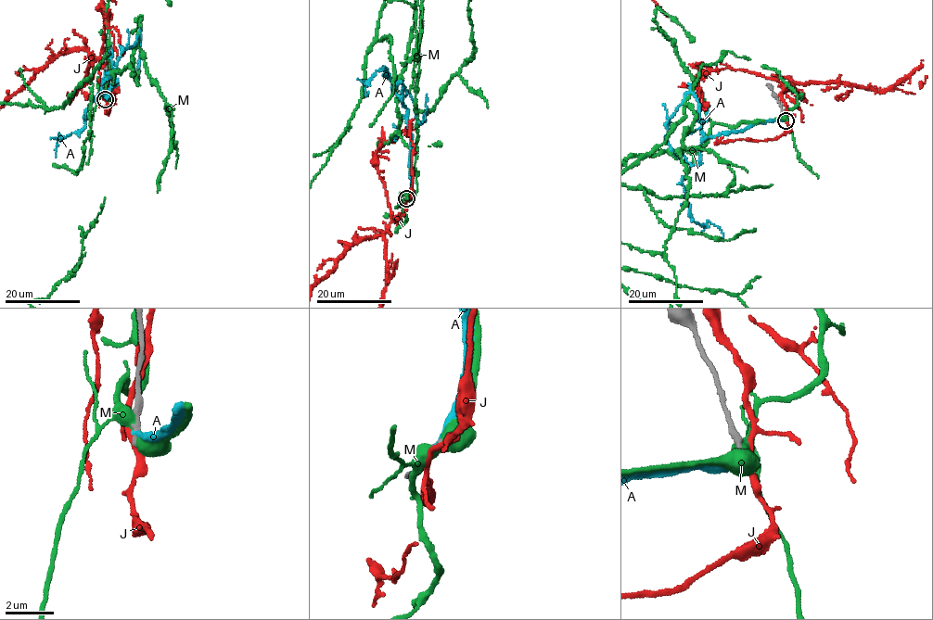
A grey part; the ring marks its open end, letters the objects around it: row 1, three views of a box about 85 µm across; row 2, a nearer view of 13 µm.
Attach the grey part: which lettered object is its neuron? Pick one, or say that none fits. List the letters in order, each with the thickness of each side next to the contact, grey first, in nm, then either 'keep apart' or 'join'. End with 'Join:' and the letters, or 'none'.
A: 200/190 nm | keep apart
J: 180/200 nm | keep apart
M: 280/460 nm | keep apart
Join: none

